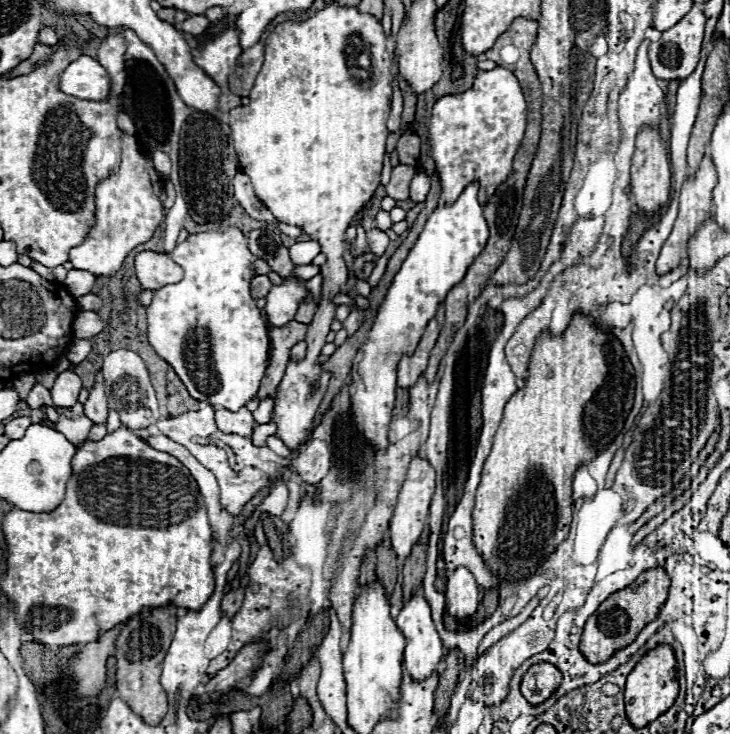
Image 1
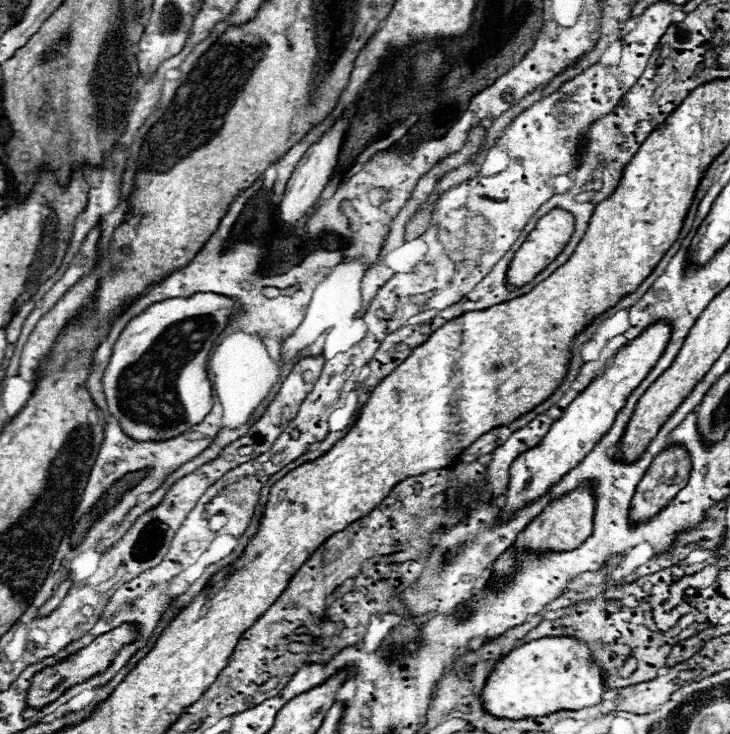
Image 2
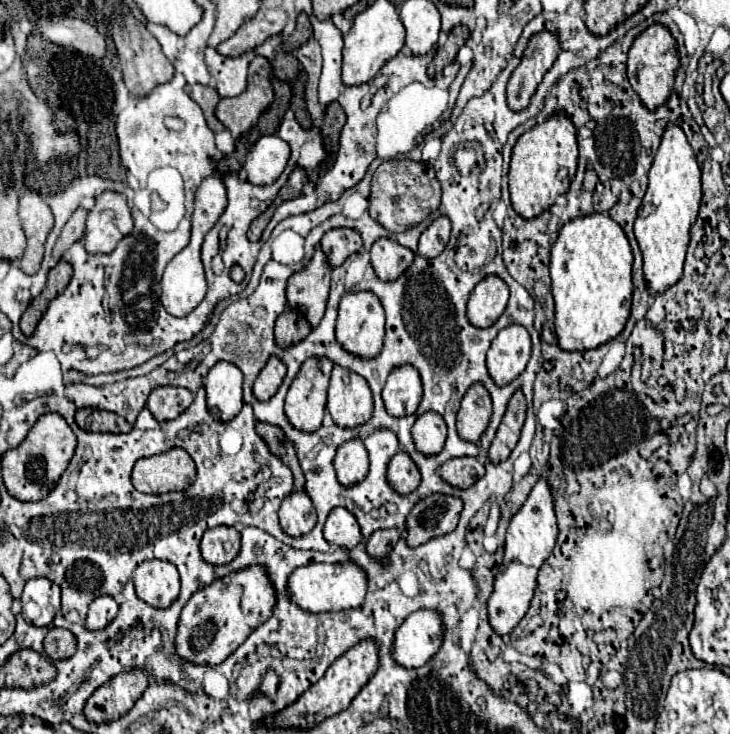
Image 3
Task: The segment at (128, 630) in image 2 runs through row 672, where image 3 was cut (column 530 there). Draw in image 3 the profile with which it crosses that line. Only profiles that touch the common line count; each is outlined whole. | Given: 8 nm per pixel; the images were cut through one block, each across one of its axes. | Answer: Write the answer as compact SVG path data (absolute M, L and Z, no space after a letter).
M538 32L528 40L528 46L522 54L518 68L508 80L508 106L512 110L522 110L528 106L540 78L552 66L560 54L560 40L556 32Z

